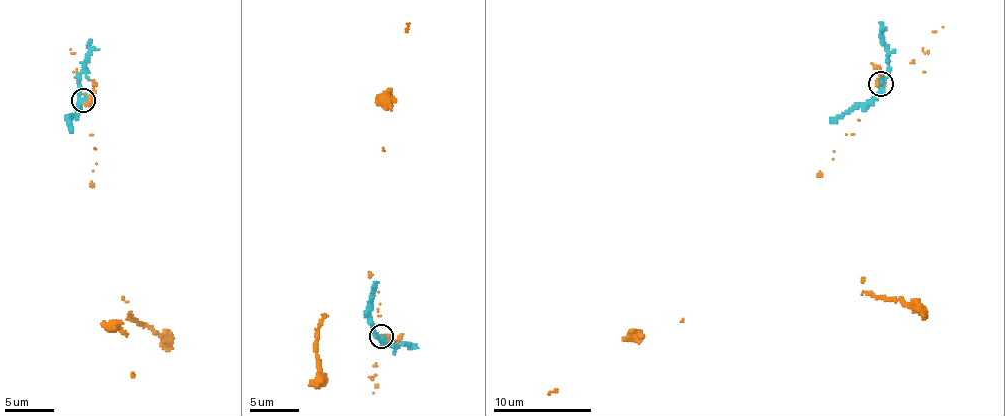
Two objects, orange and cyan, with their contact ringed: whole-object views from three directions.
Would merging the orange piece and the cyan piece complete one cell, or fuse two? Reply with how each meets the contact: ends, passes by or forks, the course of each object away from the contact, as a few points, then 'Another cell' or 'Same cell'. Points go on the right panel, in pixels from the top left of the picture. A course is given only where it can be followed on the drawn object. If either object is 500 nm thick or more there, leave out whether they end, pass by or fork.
Course of orange: (879, 84), (858, 120), (864, 292), (629, 335), (548, 394). Course of cyan: (880, 84), (885, 80), (888, 58), (879, 22). Another cell

